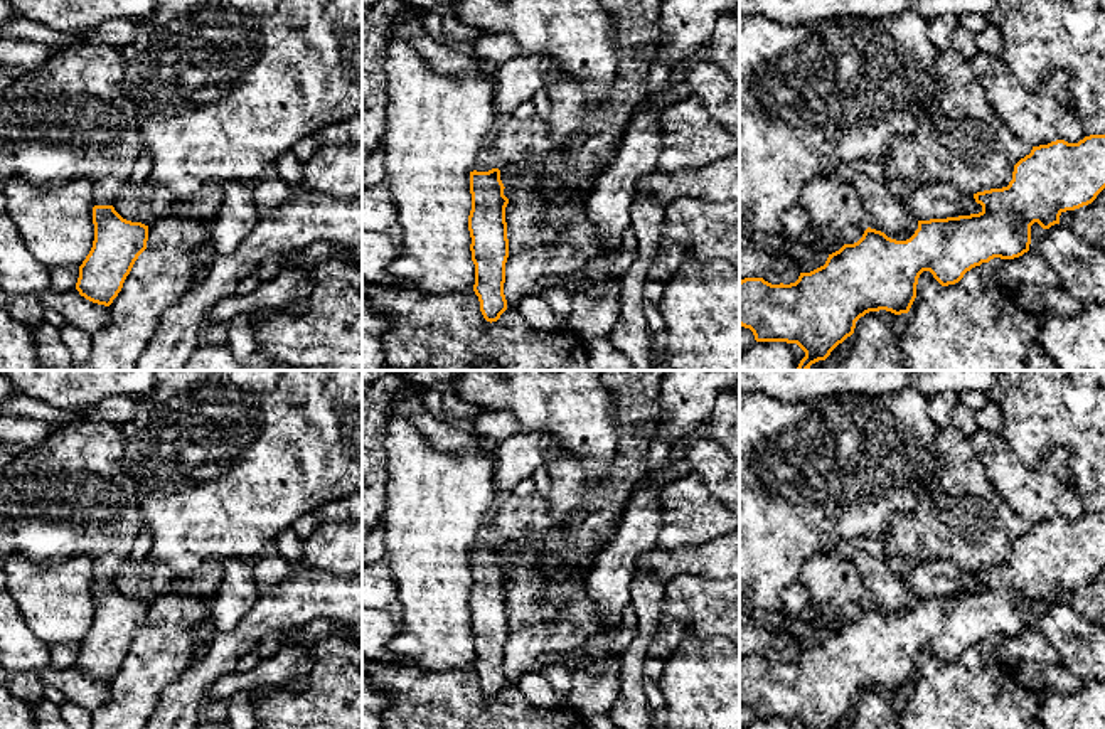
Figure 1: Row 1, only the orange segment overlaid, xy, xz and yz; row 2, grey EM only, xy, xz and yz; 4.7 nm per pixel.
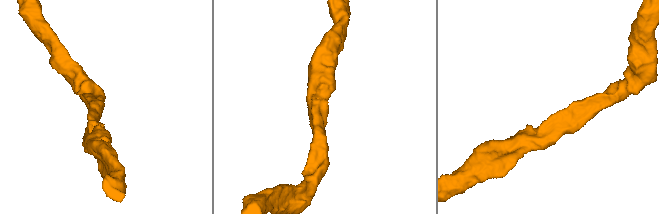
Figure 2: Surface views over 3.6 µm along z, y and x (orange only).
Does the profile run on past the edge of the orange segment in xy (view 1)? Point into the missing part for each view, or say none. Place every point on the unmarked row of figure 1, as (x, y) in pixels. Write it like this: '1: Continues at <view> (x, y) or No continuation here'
1: No continuation here

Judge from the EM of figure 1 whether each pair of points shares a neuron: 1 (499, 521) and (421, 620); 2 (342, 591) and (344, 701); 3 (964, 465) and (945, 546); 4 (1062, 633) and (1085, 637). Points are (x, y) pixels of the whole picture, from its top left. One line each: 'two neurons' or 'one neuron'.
1: two neurons
2: two neurons
3: one neuron
4: one neuron

